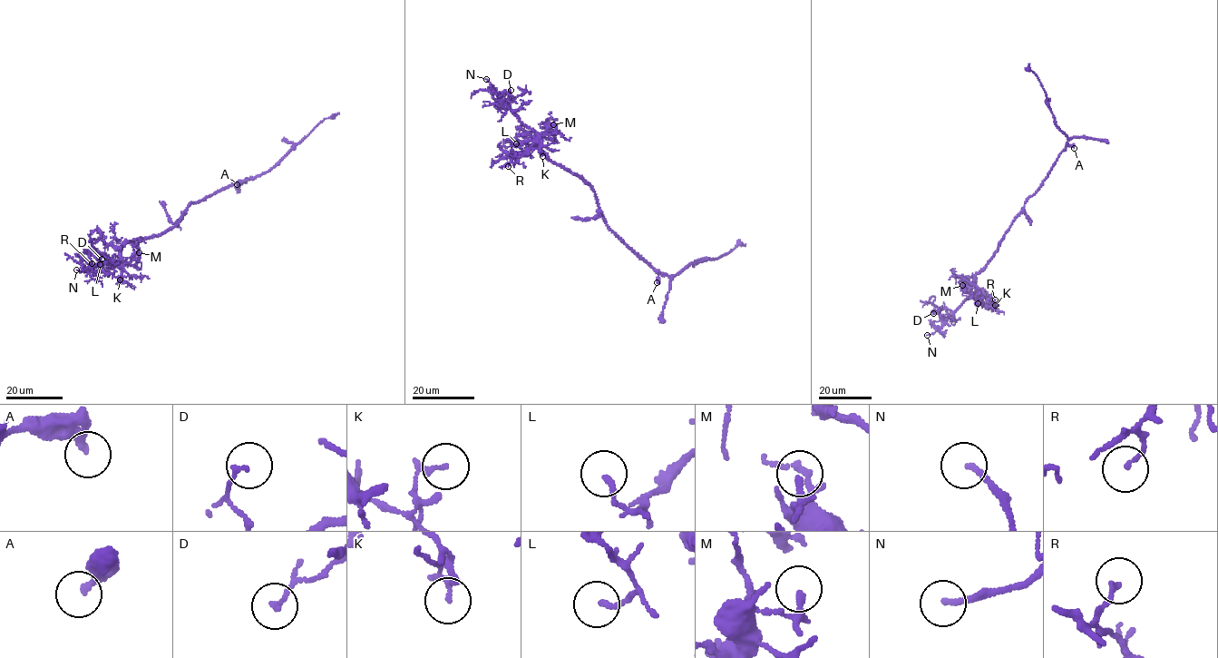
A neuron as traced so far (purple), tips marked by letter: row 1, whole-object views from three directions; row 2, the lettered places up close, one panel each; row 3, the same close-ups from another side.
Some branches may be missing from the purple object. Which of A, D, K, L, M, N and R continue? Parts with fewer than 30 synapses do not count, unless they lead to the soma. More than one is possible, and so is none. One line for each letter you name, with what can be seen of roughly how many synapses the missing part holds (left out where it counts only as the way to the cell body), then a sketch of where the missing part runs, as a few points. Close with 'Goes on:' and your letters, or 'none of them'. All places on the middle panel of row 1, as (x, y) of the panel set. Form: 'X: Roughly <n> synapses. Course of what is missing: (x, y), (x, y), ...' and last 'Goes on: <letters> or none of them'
N: Course of what is missing: (486, 79), (463, 76), (452, 70)
Goes on: N

